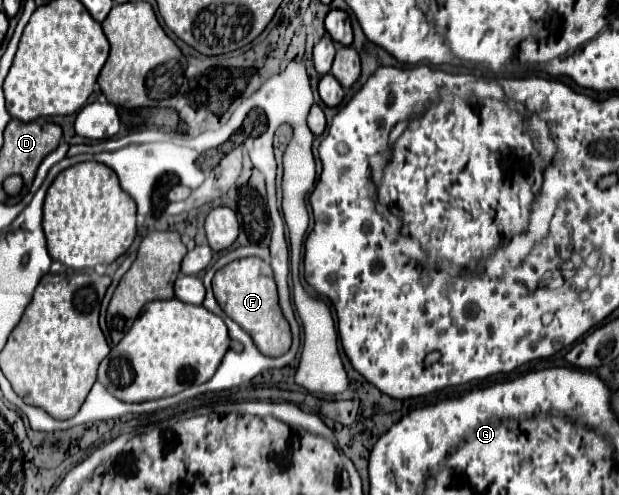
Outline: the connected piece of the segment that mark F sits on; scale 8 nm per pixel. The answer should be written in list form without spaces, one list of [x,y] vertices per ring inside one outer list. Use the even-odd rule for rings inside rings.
[[[244,257],[228,263],[220,271],[216,271],[214,281],[214,295],[218,305],[226,311],[230,319],[234,319],[244,331],[250,333],[256,347],[270,357],[284,355],[292,345],[290,325],[282,315],[278,305],[278,291],[274,283],[274,273],[270,265],[258,257]]]

